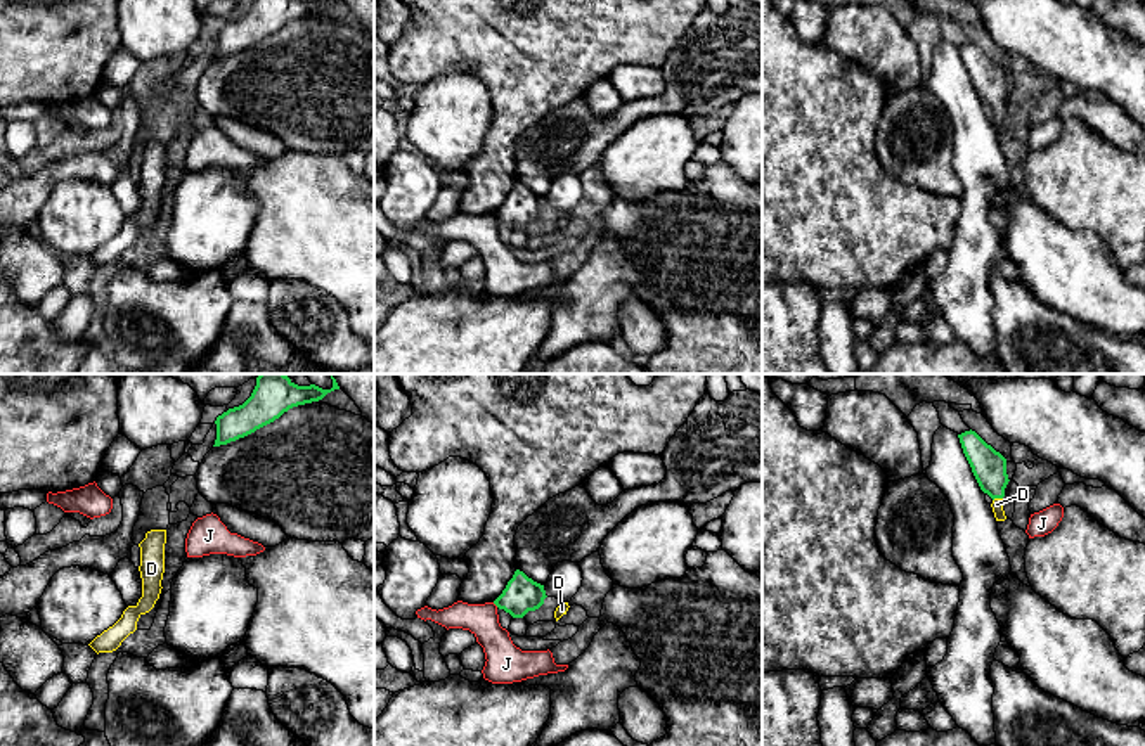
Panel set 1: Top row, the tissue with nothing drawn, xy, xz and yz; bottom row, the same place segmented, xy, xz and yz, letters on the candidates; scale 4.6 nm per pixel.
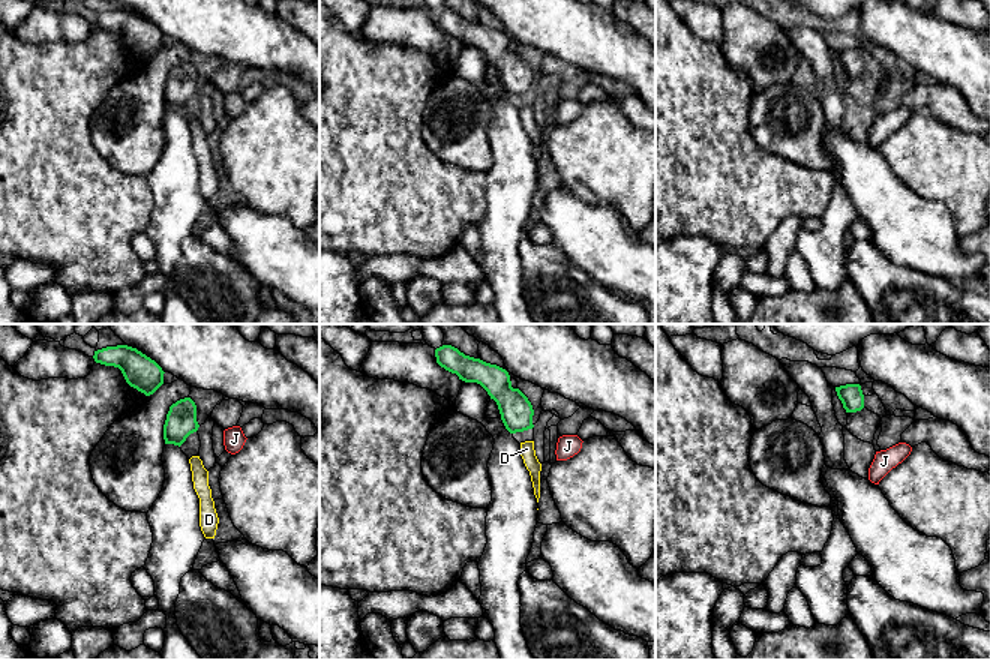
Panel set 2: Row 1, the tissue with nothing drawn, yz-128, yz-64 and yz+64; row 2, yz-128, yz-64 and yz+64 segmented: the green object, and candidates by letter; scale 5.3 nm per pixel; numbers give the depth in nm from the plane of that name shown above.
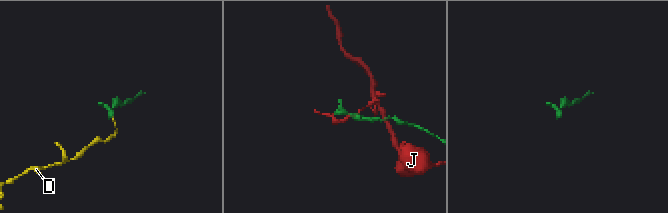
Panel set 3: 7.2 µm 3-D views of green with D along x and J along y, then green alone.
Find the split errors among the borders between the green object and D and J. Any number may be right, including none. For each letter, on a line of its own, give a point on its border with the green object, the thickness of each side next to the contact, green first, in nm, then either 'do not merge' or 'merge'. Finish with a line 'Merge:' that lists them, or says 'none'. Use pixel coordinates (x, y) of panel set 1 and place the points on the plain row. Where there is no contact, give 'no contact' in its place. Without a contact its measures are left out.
D: meets green in yz at (996, 109); 160 nm thick on the green side, 50 nm on the other; merge
J: meets green in xz at (496, 217); 170 nm thick on the green side, 160 nm on the other; do not merge
Merge: D

